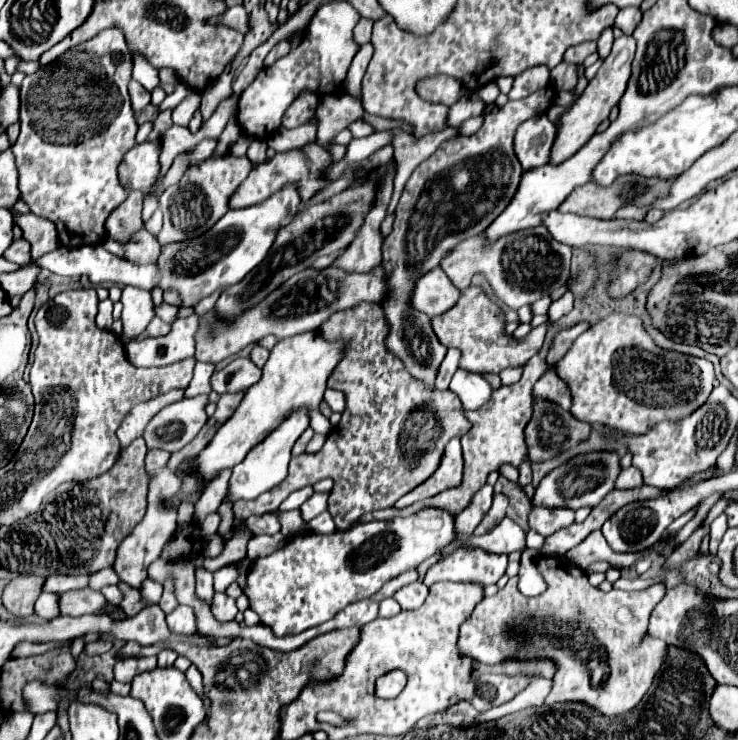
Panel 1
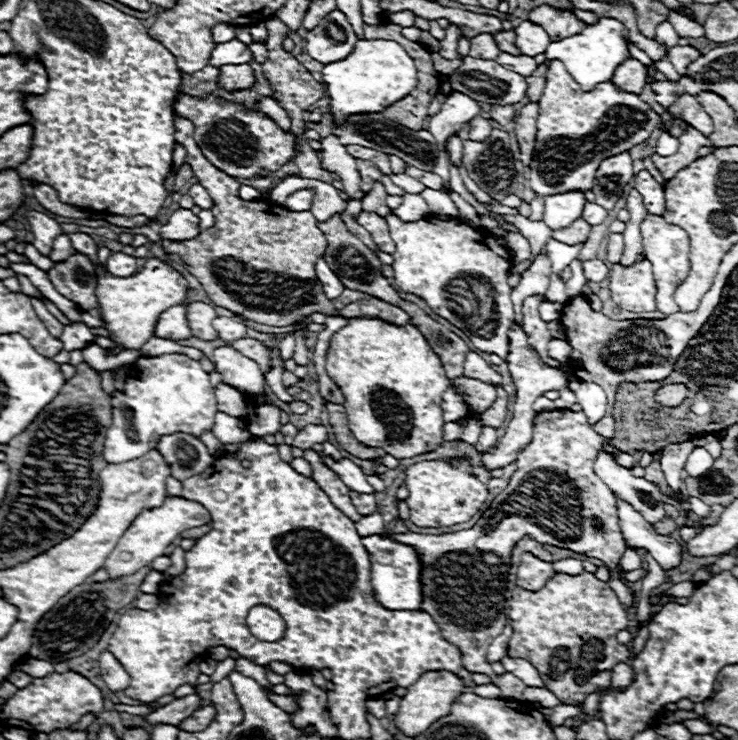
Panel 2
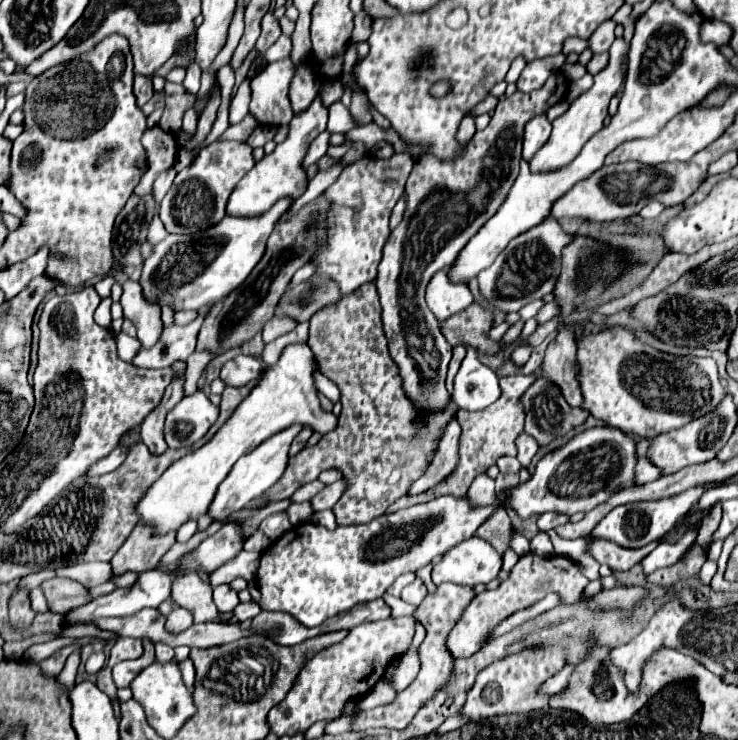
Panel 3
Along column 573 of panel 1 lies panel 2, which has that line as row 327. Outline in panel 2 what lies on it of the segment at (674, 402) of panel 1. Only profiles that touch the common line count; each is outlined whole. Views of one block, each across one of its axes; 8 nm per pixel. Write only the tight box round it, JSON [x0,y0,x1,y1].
[326,318,450,458]

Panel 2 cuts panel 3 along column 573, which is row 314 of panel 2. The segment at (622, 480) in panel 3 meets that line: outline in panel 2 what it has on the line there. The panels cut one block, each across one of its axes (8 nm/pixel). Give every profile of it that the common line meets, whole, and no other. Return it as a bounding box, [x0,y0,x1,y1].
[386,214,514,360]

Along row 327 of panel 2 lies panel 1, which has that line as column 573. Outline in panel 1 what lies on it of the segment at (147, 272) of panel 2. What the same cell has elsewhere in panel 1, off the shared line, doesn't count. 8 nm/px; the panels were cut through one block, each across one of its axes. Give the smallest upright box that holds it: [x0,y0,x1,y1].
[550,36,636,164]

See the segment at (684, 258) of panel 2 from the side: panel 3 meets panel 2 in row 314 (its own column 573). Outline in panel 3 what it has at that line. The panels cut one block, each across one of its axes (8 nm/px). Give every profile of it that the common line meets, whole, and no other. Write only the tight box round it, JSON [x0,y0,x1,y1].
[538,666,574,695]

